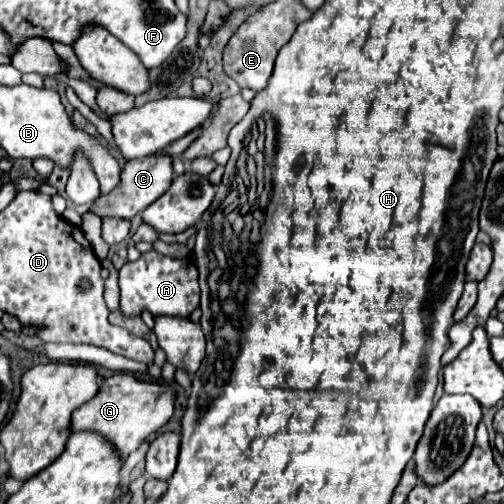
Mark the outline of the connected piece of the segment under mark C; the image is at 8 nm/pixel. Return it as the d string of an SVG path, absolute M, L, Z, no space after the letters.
M155 152L155 154L143 156L143 158L133 158L133 160L125 162L125 166L123 166L123 188L119 188L119 192L115 192L115 196L111 196L111 200L99 198L95 202L95 206L91 206L91 210L99 218L117 216L117 218L131 220L135 214L143 212L155 198L165 194L167 188L171 186L171 180L173 180L173 156L171 154Z

